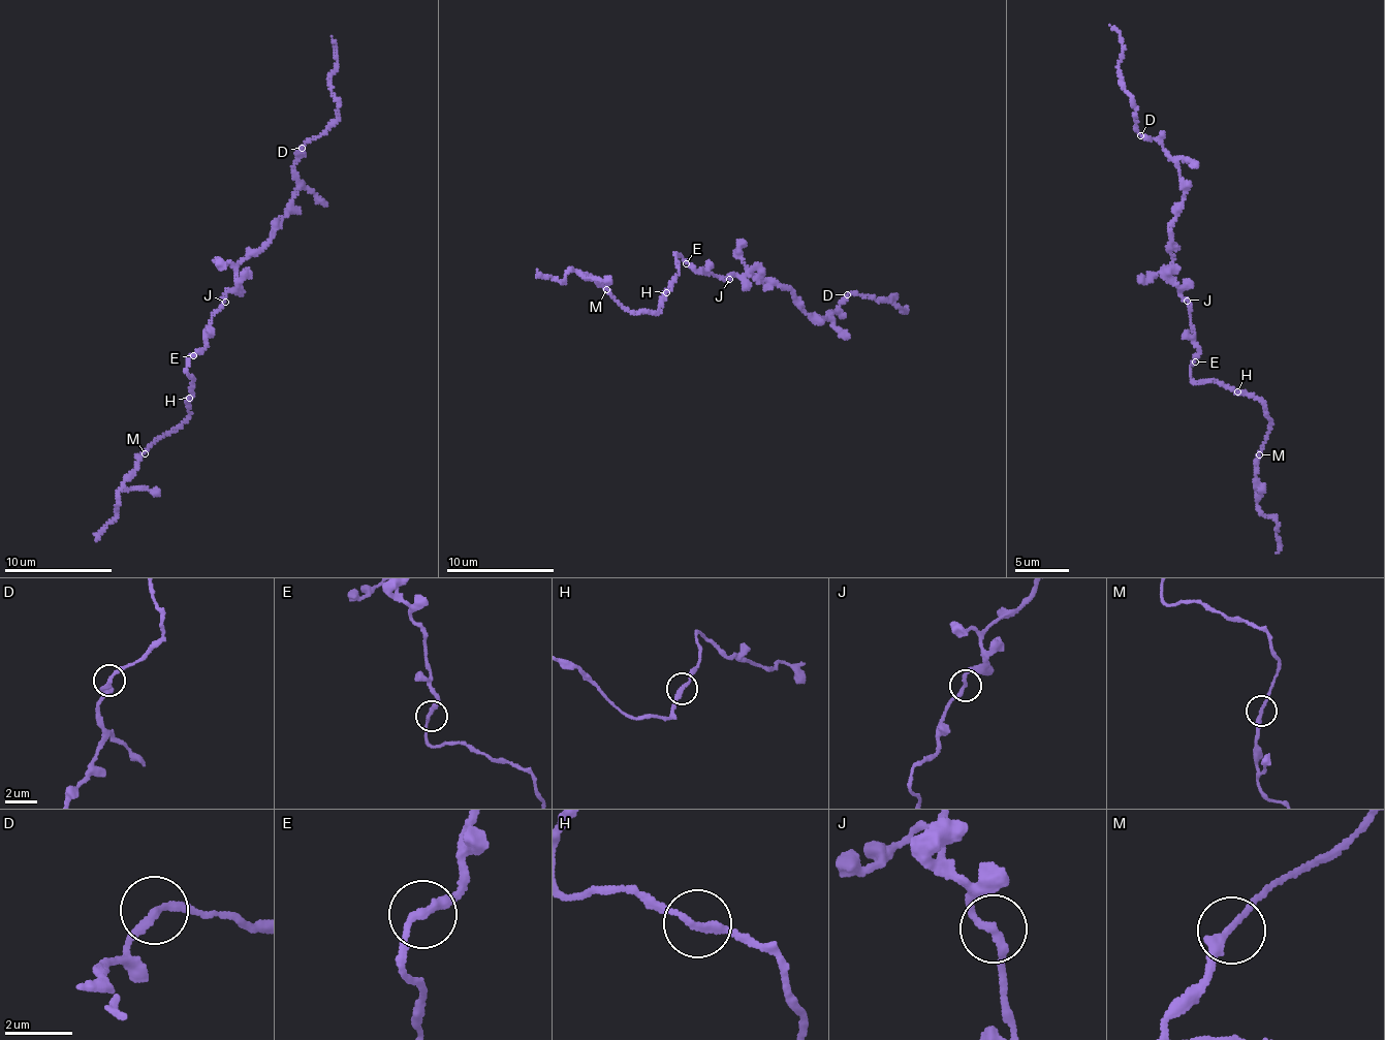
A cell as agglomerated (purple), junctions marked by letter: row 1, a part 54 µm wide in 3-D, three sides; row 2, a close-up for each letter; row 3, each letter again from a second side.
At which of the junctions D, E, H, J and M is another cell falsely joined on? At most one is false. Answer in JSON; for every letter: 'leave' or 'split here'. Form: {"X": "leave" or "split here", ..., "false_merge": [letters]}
{"D": "leave", "E": "leave", "H": "leave", "J": "leave", "M": "leave", "false_merge": []}

